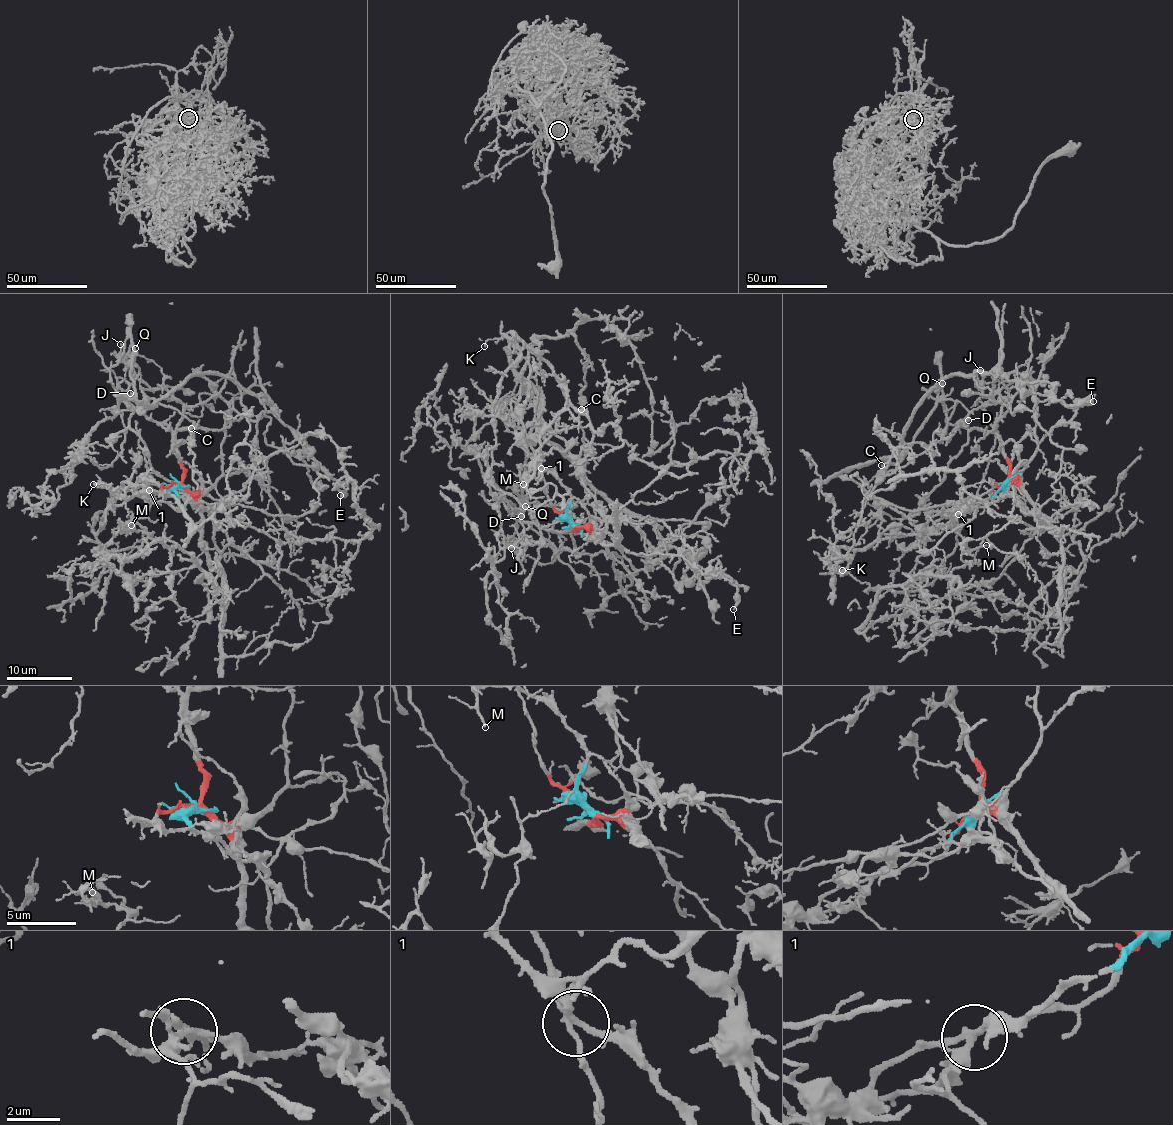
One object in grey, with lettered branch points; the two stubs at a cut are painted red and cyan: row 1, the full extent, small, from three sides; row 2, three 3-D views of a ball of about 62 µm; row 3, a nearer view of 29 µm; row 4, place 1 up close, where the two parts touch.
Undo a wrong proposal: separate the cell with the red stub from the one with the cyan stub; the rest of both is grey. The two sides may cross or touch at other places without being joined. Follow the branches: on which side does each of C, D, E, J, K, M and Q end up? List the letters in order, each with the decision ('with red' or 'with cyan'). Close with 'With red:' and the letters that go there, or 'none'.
C: with cyan
D: with red
E: with red
J: with red
K: with cyan
M: with cyan
Q: with red
With red: D, E, J, Q

